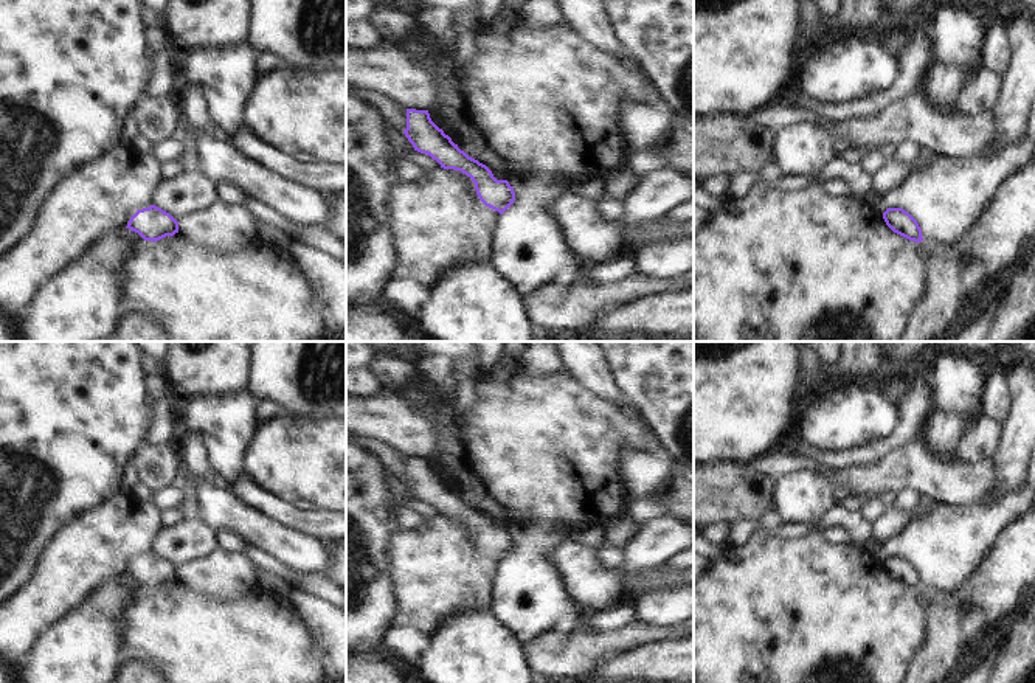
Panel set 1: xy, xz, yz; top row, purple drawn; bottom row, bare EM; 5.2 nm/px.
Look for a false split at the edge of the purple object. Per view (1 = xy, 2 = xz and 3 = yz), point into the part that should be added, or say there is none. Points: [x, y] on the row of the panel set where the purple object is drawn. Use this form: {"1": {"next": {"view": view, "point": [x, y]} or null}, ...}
{"1": {"next": null}, "2": {"next": null}, "3": {"next": null}}

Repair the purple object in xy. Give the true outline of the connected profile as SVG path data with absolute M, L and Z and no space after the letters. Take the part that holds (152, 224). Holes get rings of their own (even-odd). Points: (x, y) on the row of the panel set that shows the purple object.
M151 205L138 210L129 220L129 230L138 233L144 241L160 241L178 233L178 222L161 208Z

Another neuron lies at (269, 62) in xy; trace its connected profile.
M259 53L258 59L259 59L261 78L273 71L284 70L287 67L286 61L273 53Z

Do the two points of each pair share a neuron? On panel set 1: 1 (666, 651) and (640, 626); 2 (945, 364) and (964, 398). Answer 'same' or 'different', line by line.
1: different
2: same

